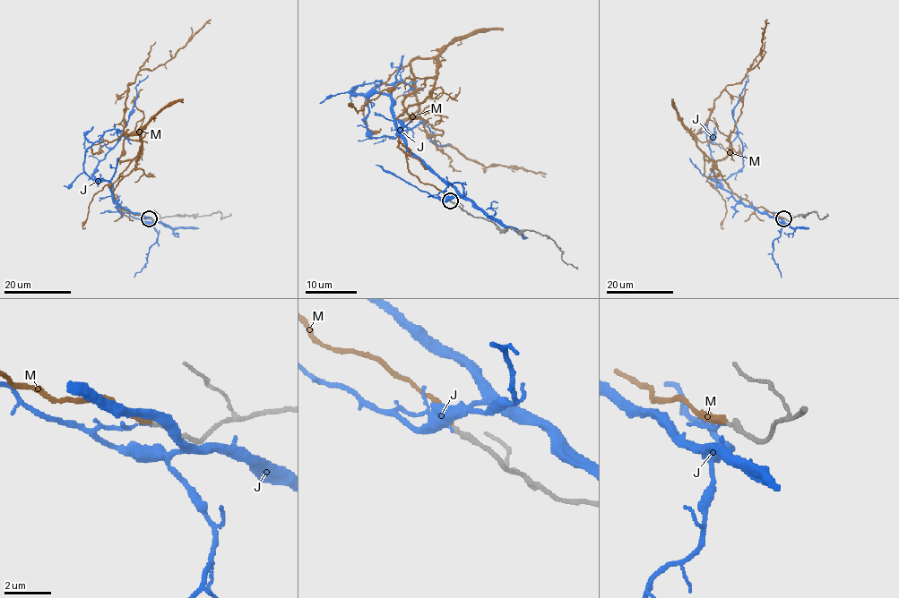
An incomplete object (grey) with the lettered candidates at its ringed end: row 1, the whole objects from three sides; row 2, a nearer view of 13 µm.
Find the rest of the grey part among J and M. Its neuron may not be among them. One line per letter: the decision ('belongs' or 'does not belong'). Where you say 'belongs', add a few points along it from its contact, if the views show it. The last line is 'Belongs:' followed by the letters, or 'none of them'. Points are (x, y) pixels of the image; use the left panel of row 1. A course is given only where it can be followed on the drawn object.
J: does not belong
M: belongs; it runs (149, 218), (115, 201), (142, 144), (138, 135), (123, 134), (129, 85), (142, 69), (171, 59), (211, 19)
Belongs: M

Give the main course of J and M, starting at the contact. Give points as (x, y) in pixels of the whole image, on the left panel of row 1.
J: (149, 218), (116, 202), (111, 184), (93, 174), (121, 136), (136, 86), (148, 75)
M: (149, 218), (115, 201), (142, 144), (138, 135), (123, 134), (129, 85), (142, 69), (171, 59), (211, 19)

